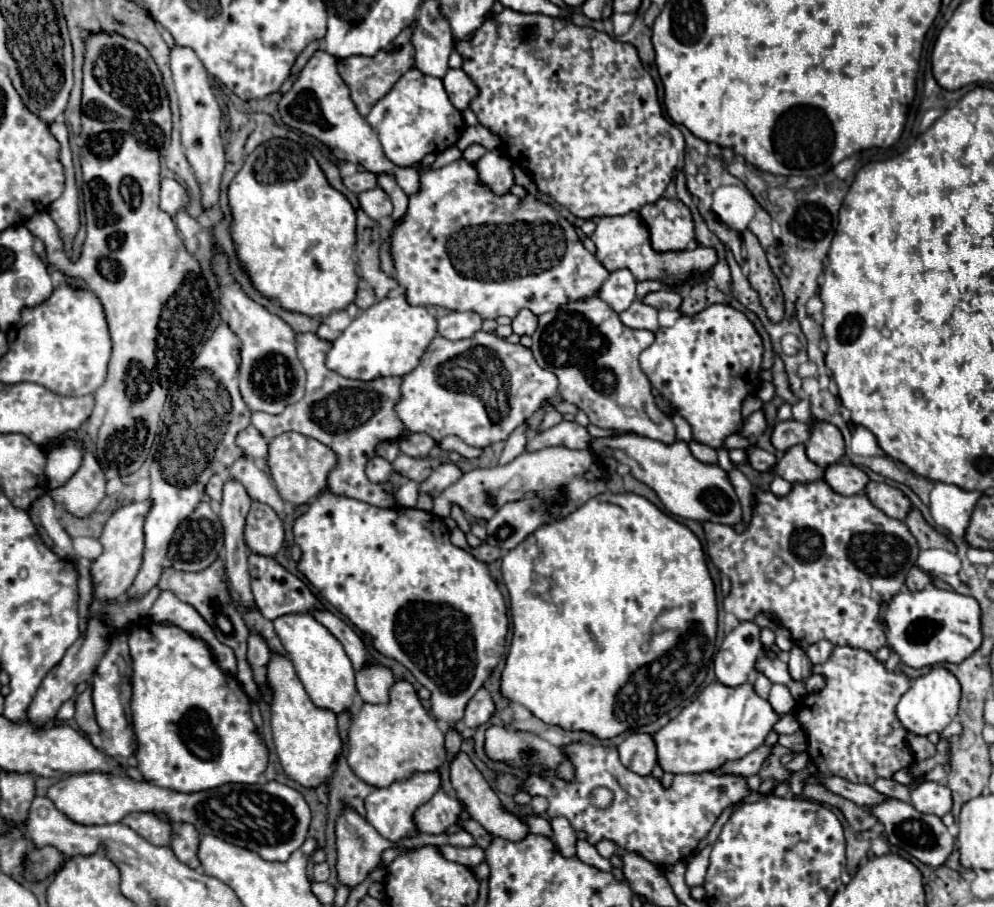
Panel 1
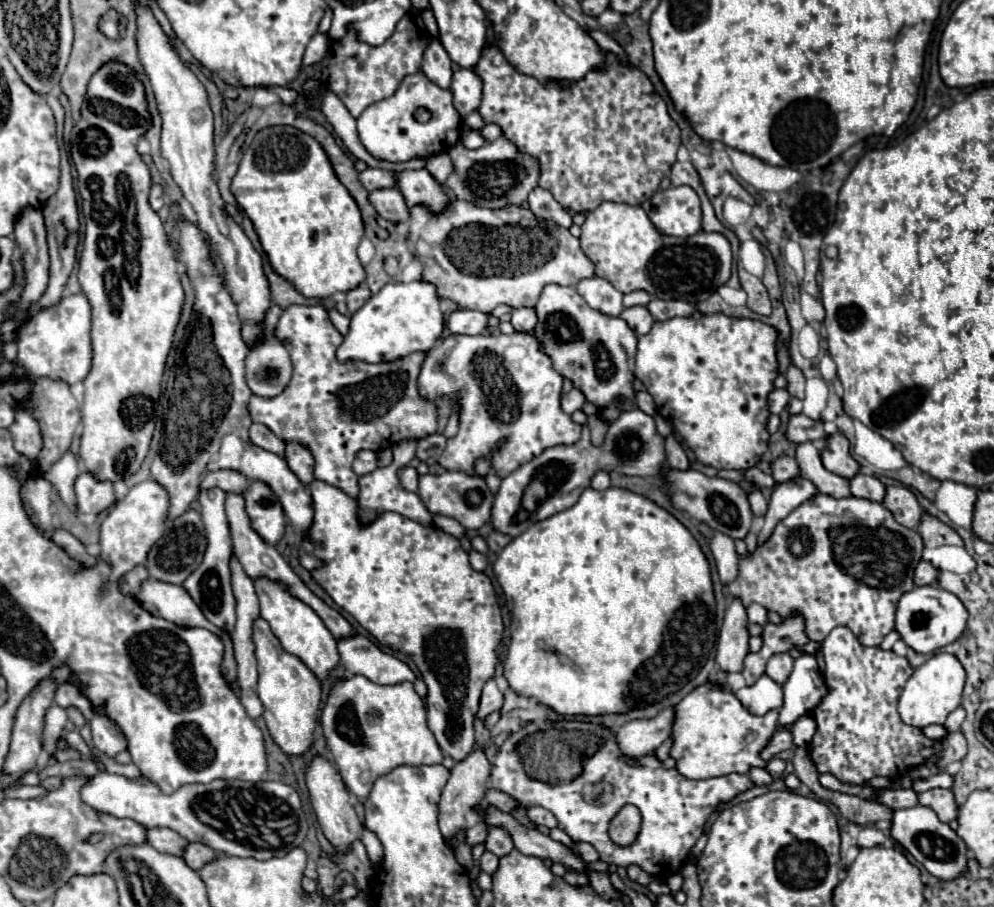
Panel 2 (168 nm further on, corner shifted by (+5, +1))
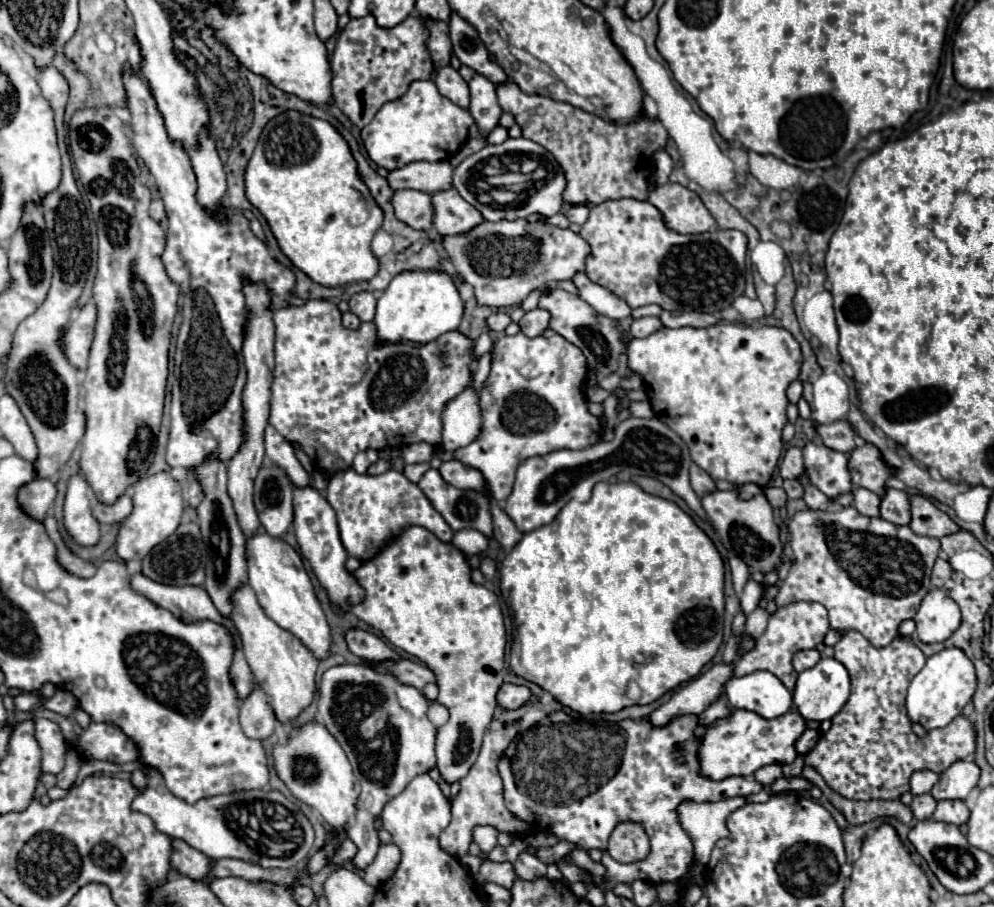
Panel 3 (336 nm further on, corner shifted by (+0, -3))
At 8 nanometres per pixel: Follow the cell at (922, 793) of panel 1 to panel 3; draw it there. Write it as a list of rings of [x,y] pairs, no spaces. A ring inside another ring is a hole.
[[[940,800],[934,820],[938,822],[948,822],[948,824],[964,824],[970,818],[970,810],[962,800]]]

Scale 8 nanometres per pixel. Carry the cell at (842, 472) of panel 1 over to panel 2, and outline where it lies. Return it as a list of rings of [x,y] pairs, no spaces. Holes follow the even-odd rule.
[[[855,474],[853,478],[849,478],[849,488],[853,496],[869,498],[875,502],[881,502],[885,494],[885,486],[875,476],[867,476],[867,474]]]

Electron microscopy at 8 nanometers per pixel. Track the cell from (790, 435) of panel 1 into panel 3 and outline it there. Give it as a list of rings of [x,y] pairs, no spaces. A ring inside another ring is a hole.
[[[840,420],[840,422],[832,422],[832,424],[818,424],[816,430],[822,436],[824,444],[832,450],[850,454],[856,448],[856,442],[854,442],[856,432],[848,420]]]

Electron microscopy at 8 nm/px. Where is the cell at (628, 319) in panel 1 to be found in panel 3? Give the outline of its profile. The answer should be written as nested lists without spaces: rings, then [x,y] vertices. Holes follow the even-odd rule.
[[[652,316],[640,318],[640,320],[634,320],[634,322],[632,322],[630,336],[632,336],[632,338],[646,338],[646,336],[658,332],[660,328],[664,328],[662,322],[660,322],[660,318],[652,318]]]

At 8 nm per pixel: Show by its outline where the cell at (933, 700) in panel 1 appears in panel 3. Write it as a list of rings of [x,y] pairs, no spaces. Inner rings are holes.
[[[944,648],[932,654],[926,660],[924,668],[912,678],[906,698],[908,716],[912,722],[922,724],[926,730],[942,728],[962,712],[962,708],[972,700],[974,690],[976,690],[976,672],[972,660],[960,648]]]

